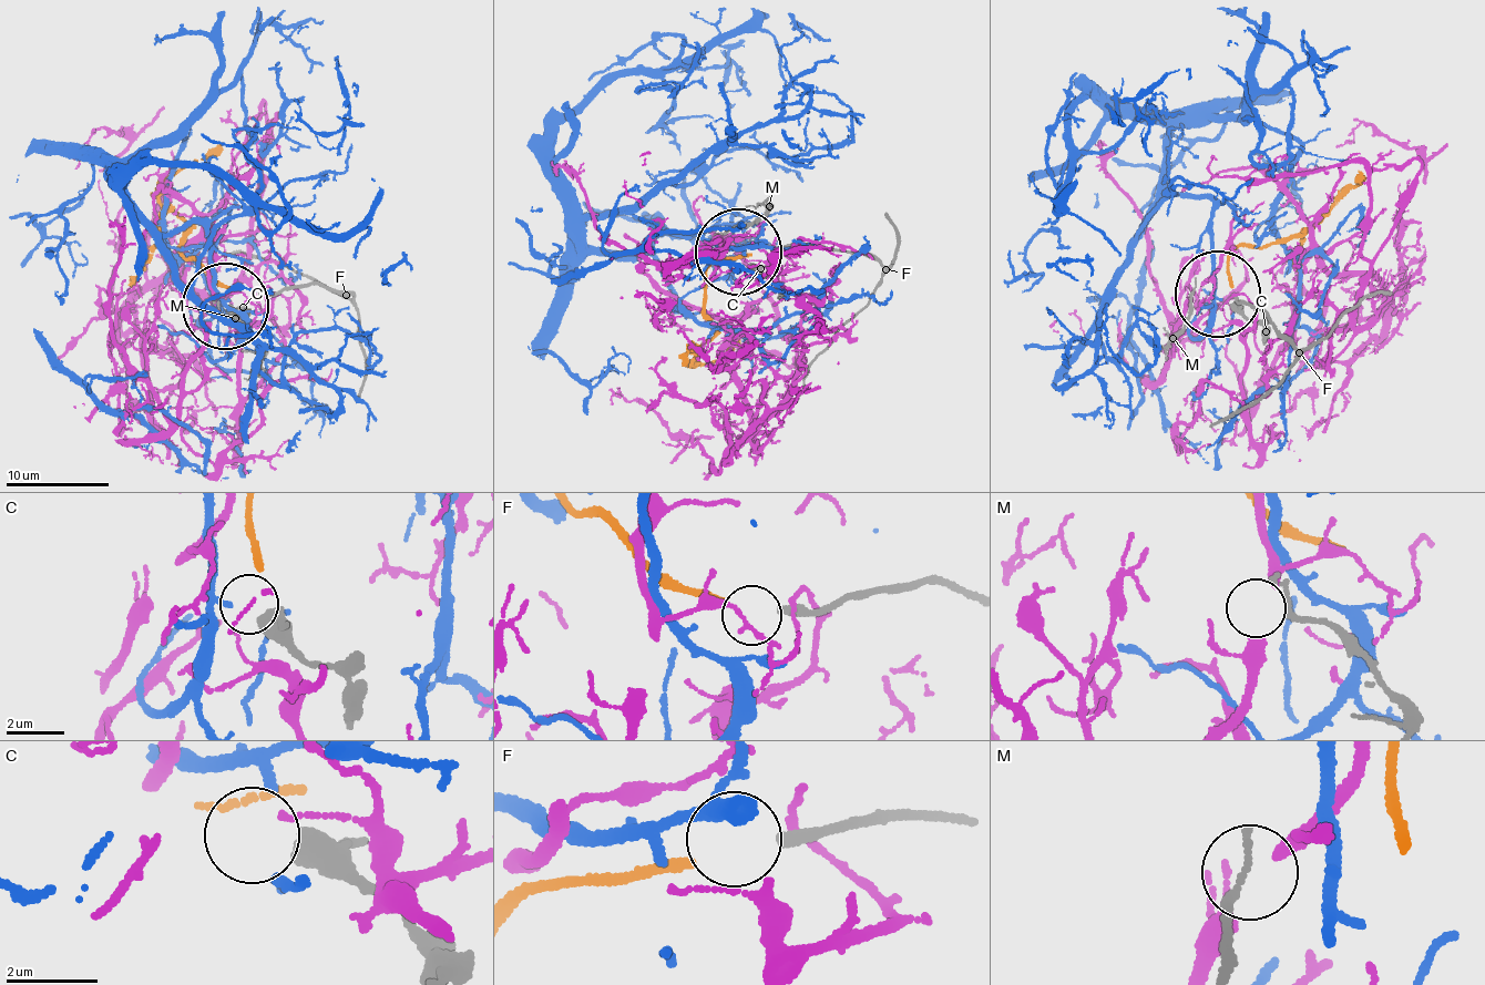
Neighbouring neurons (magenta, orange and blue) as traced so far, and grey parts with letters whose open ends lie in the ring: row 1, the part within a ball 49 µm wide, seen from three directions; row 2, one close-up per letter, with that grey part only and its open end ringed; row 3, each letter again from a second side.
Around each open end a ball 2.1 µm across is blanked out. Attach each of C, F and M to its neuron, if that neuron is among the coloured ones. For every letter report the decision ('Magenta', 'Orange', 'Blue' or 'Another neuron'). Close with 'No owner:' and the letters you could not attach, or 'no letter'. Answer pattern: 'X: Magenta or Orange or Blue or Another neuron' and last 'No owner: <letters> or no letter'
C: Another neuron
F: Orange
M: Another neuron
No owner: C, M

